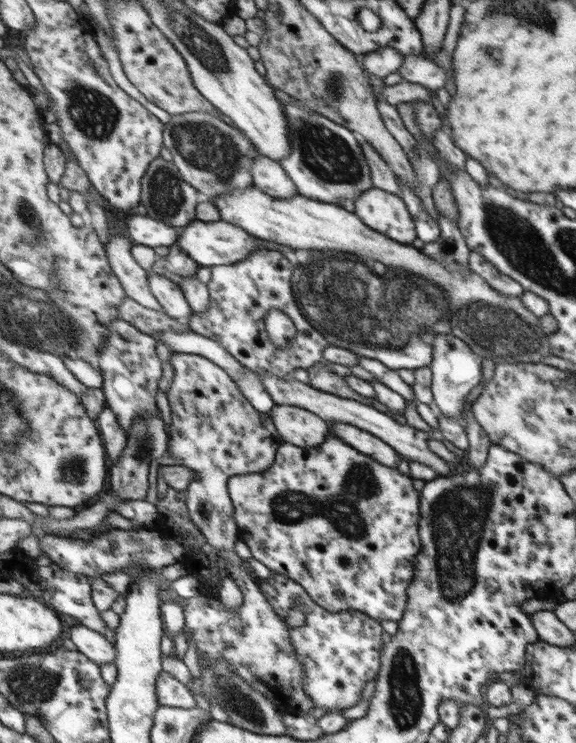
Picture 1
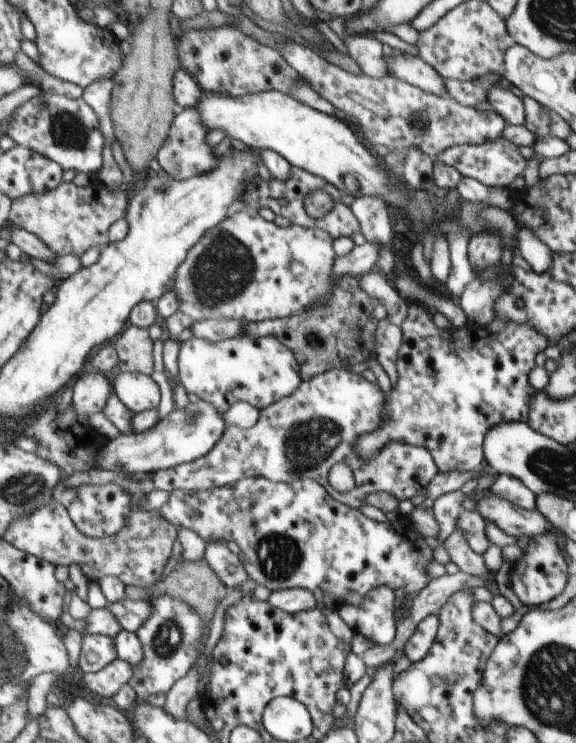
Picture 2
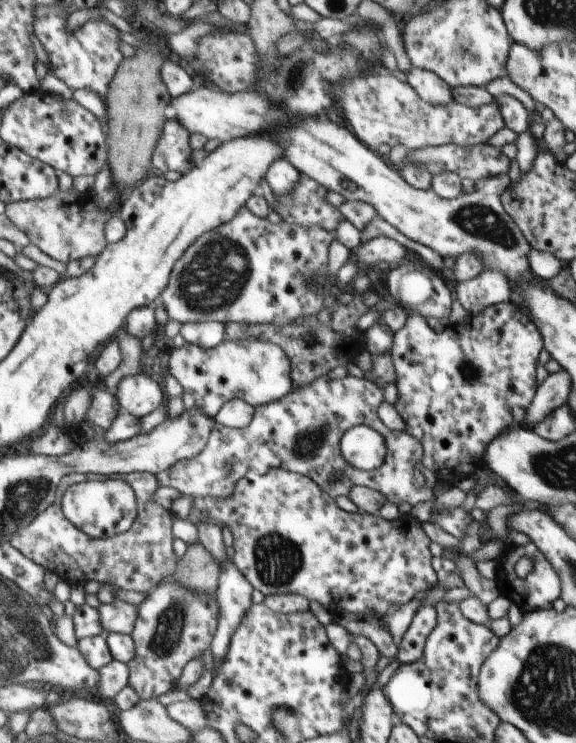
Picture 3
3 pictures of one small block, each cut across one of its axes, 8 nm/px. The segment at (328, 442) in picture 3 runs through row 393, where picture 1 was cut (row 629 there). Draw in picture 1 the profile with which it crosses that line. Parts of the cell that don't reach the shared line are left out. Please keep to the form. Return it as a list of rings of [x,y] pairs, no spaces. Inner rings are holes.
[[[272,572],[266,580],[258,581],[274,611],[287,622],[288,612],[294,604],[302,602],[305,607],[305,625],[298,628],[289,627],[292,650],[298,661],[302,661],[305,670],[305,690],[318,708],[354,707],[364,682],[376,678],[380,666],[382,650],[382,625],[362,614],[358,610],[330,612],[318,606],[300,584],[286,575]]]

